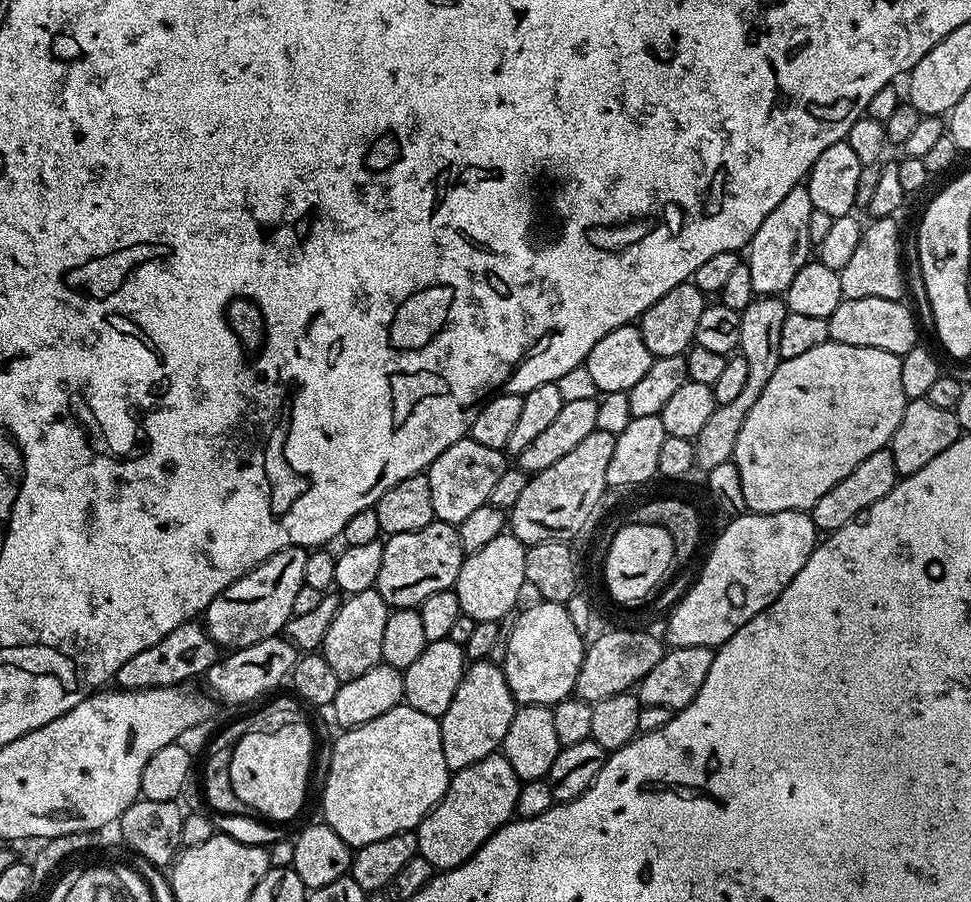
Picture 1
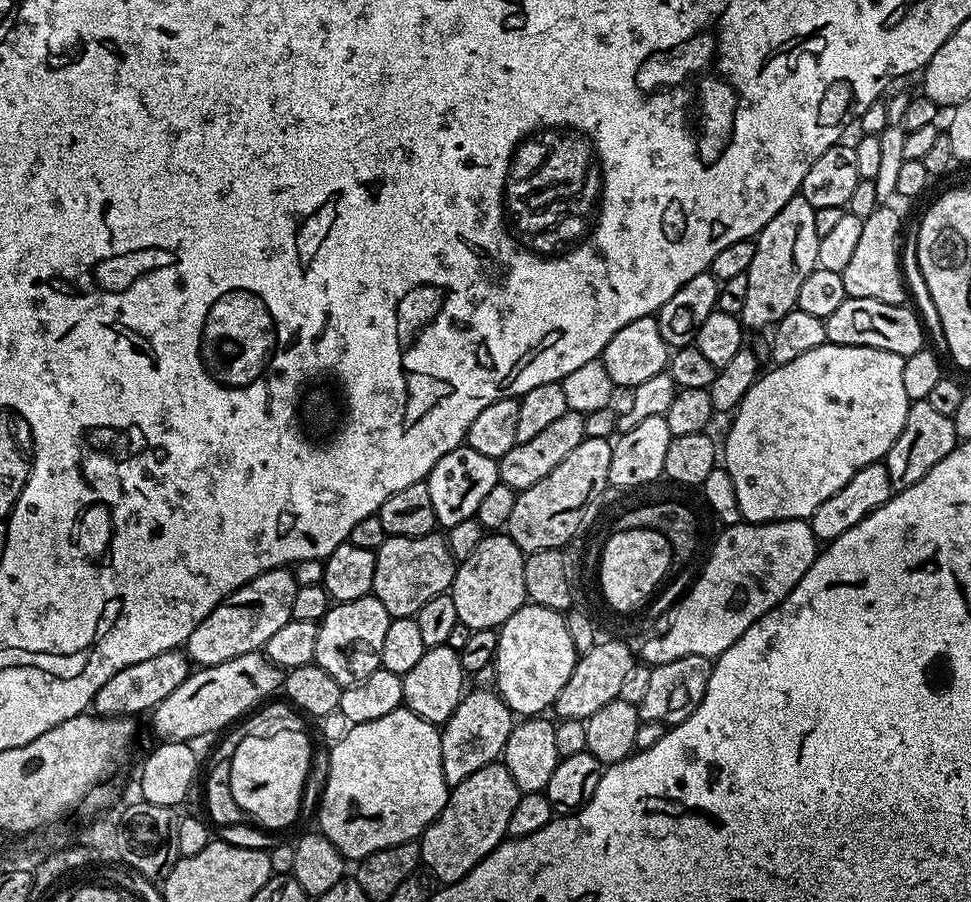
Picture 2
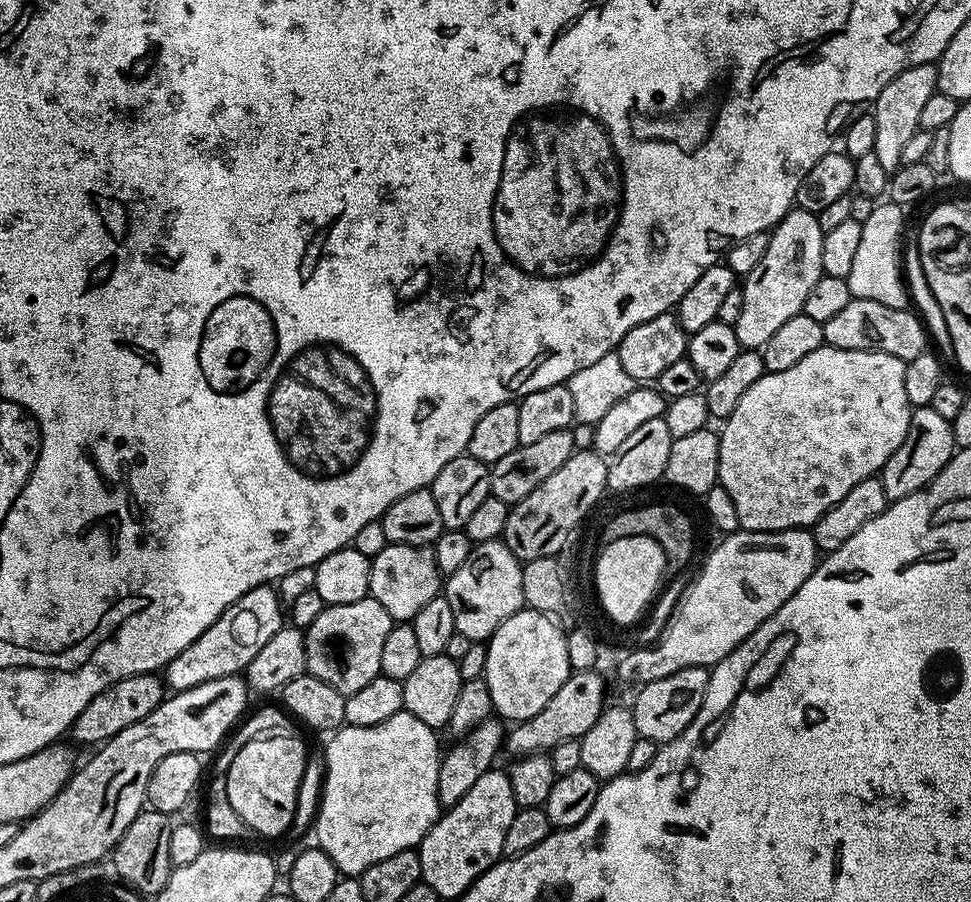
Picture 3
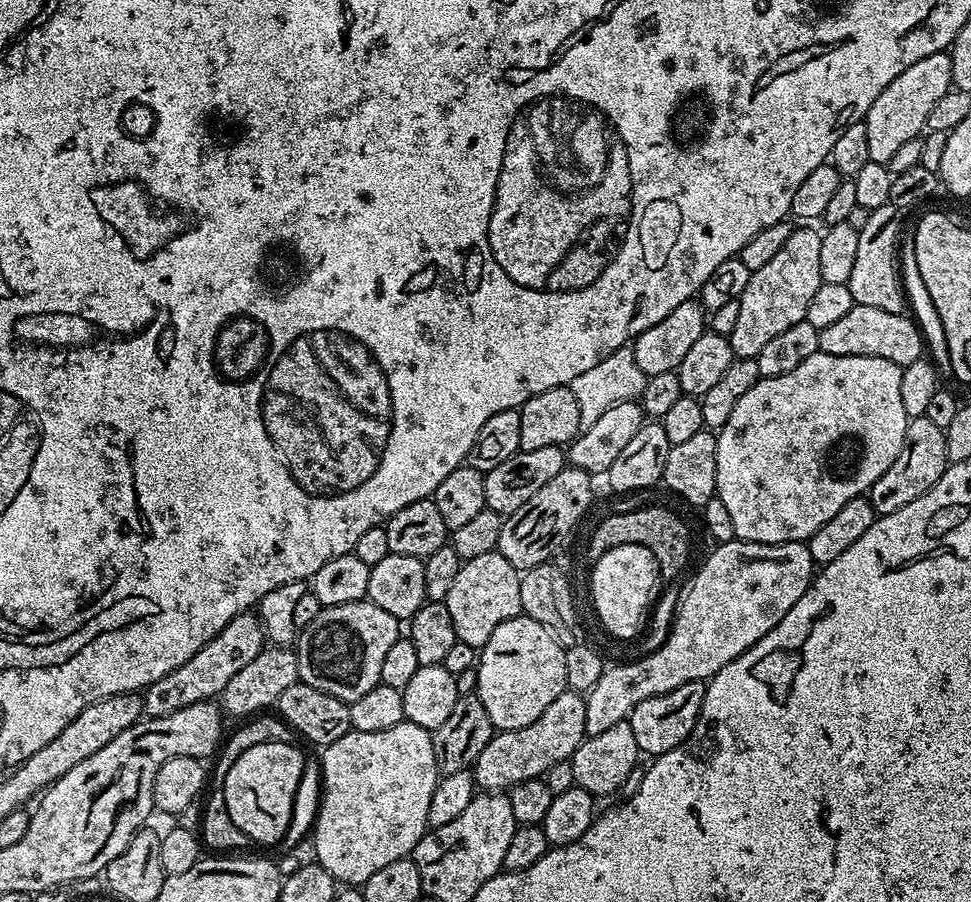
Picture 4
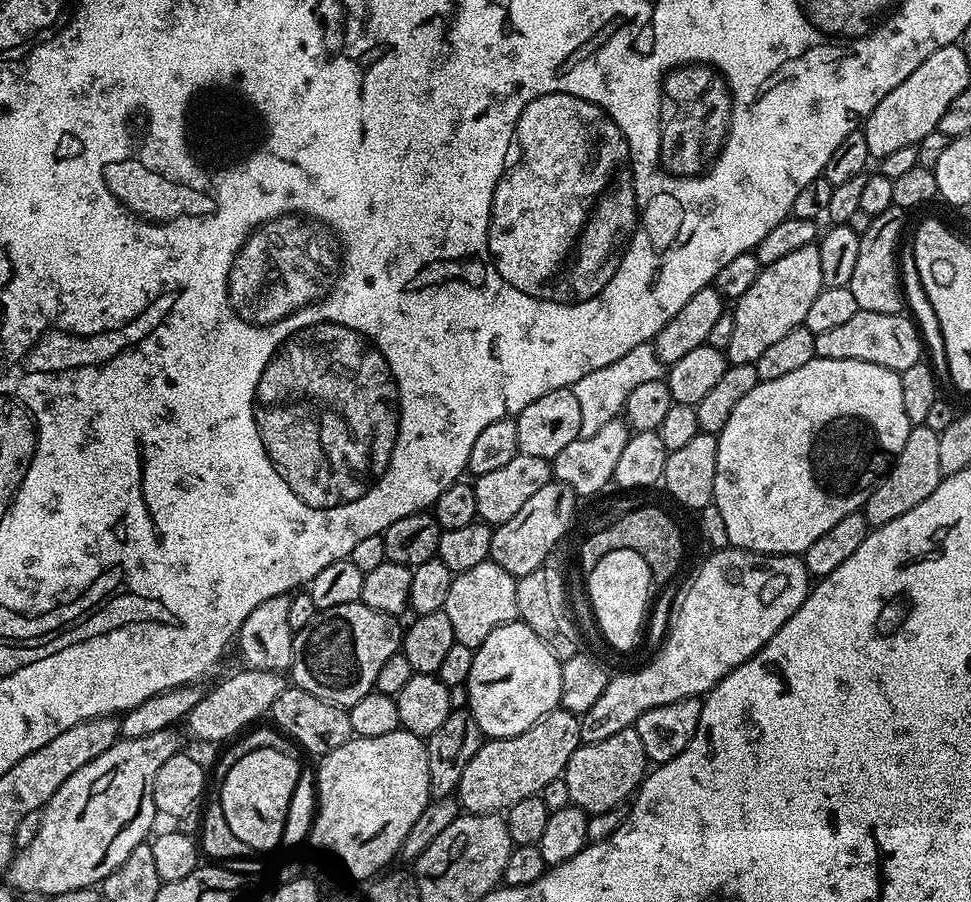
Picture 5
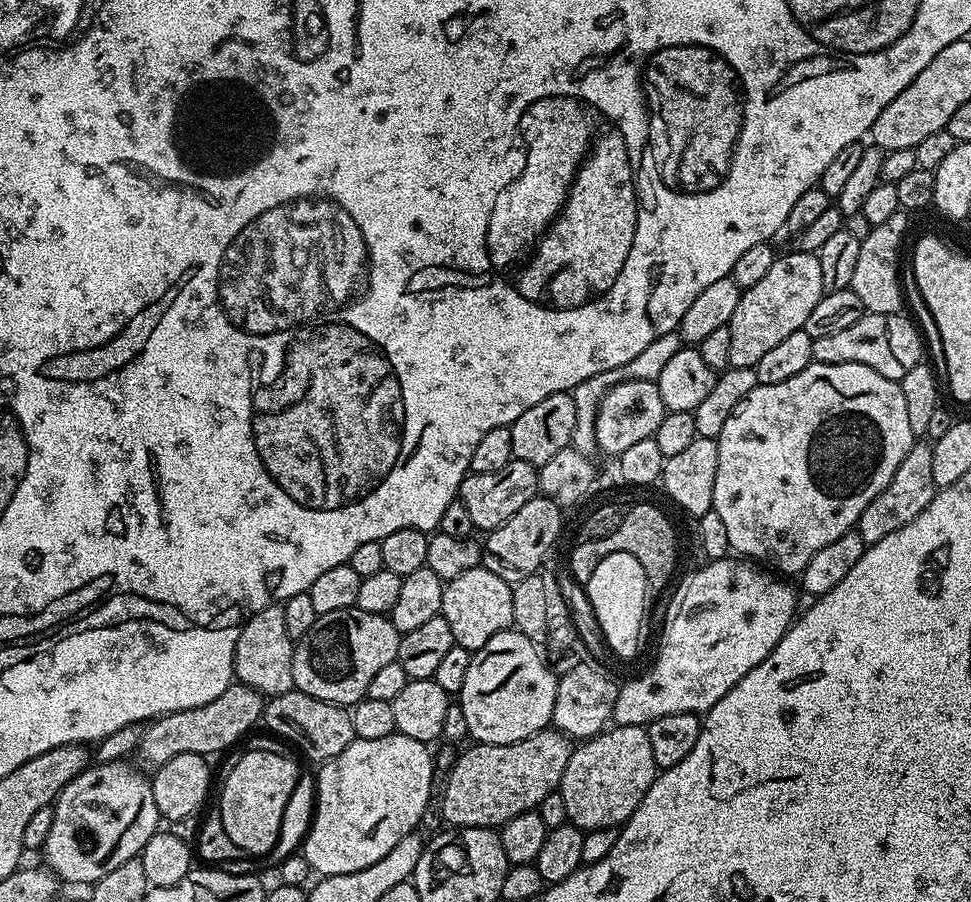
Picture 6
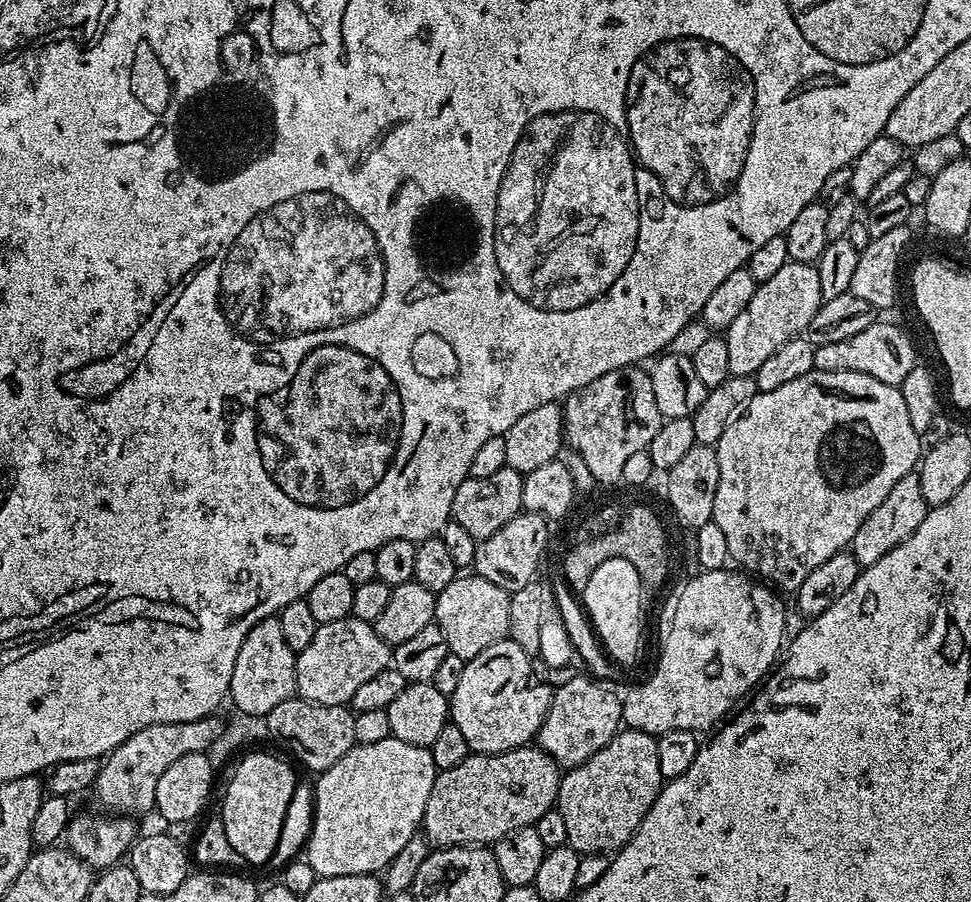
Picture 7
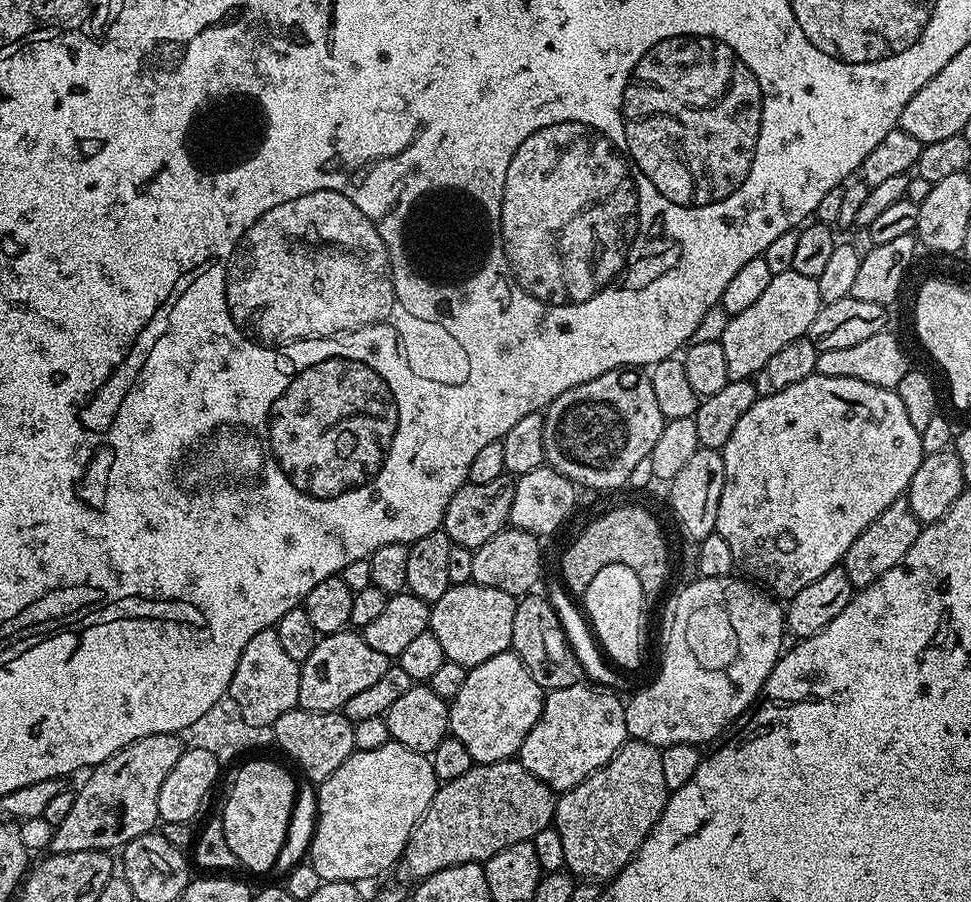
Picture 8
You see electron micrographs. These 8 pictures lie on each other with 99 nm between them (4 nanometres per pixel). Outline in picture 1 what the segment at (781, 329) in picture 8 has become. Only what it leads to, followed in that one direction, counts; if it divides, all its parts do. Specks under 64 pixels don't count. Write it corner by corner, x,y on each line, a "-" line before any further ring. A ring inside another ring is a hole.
798,186
766,214
766,222
758,226
752,243
746,249
746,263
750,266
750,278
754,282
756,296
780,296
787,293
794,274
810,259
813,247
810,238
810,214
813,207
807,187

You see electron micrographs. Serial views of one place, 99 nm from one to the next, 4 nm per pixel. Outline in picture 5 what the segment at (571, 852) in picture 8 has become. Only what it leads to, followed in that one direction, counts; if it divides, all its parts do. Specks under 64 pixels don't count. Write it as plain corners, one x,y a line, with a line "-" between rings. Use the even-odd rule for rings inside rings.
631,727
610,734
610,738
602,738
602,742
581,743
580,748
570,754
562,779
566,782
566,790
570,790
571,803
587,814
593,814
608,811
627,801
643,784
649,768
650,761
642,746
642,738
638,738
635,727

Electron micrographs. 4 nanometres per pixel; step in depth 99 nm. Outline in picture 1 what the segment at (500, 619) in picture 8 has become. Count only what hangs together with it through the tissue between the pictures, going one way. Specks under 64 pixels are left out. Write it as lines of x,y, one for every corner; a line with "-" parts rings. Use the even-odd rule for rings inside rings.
502,534
494,538
494,542
486,542
482,550
465,555
462,570
458,570
458,578
454,585
463,615
474,618
476,621
495,620
499,622
507,611
520,604
520,591
525,591
526,588
525,547
516,536

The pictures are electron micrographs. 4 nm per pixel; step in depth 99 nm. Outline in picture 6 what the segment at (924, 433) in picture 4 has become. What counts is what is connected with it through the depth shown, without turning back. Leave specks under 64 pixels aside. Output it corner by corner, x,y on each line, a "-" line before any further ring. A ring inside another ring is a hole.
913,443
906,458
902,458
902,466
898,466
898,470
894,470
894,478
890,478
890,482
884,487
882,494
878,494
878,498
874,498
874,502
870,502
870,506
866,506
866,510
862,510
858,531
865,545
882,542
882,538
886,538
886,534
894,534
894,530
902,530
902,526
914,522
914,518
918,518
918,514
922,514
922,510
926,510
926,506
930,506
937,491
934,482
932,444

